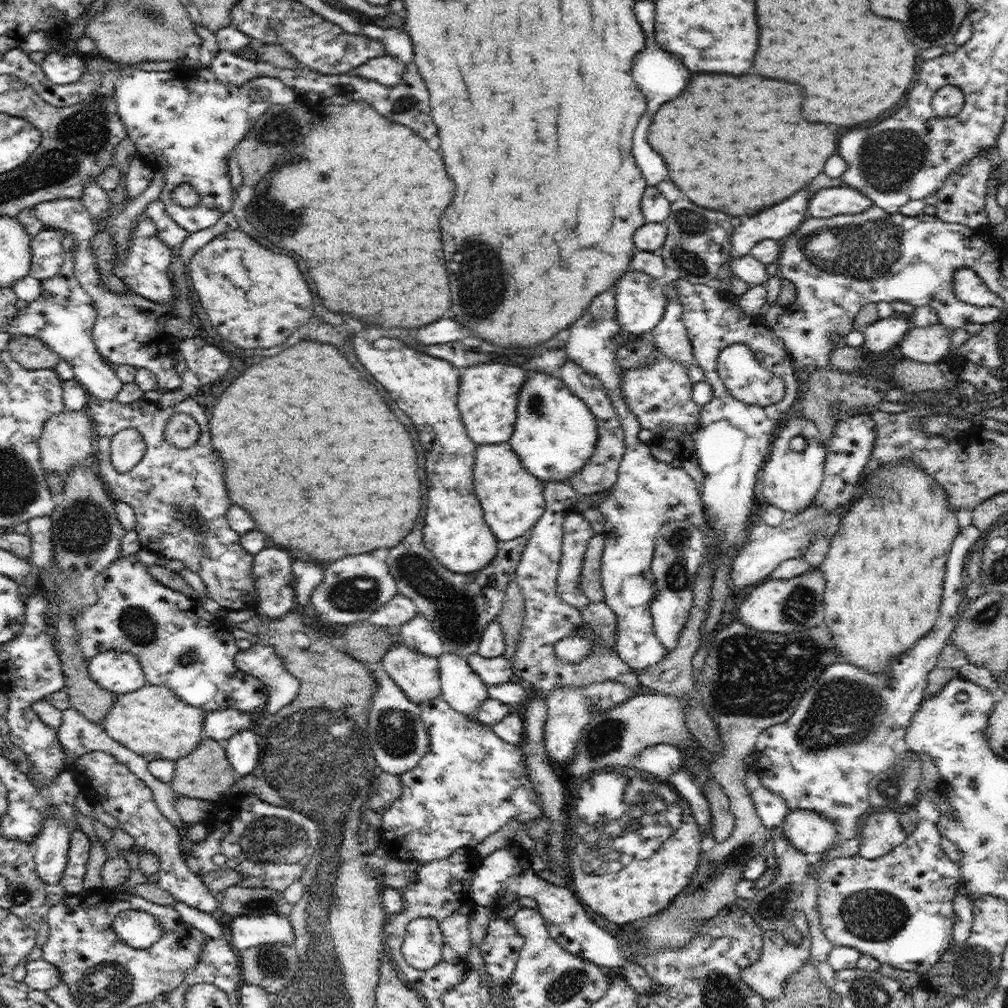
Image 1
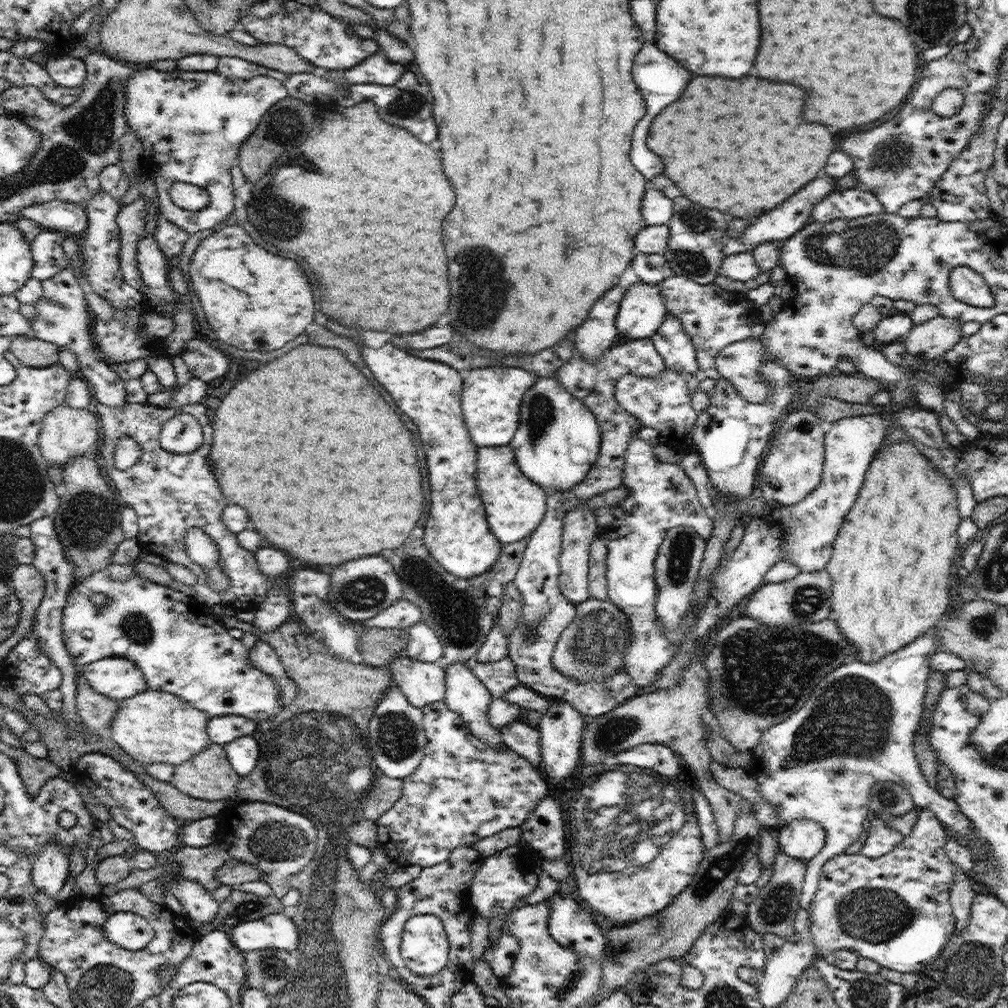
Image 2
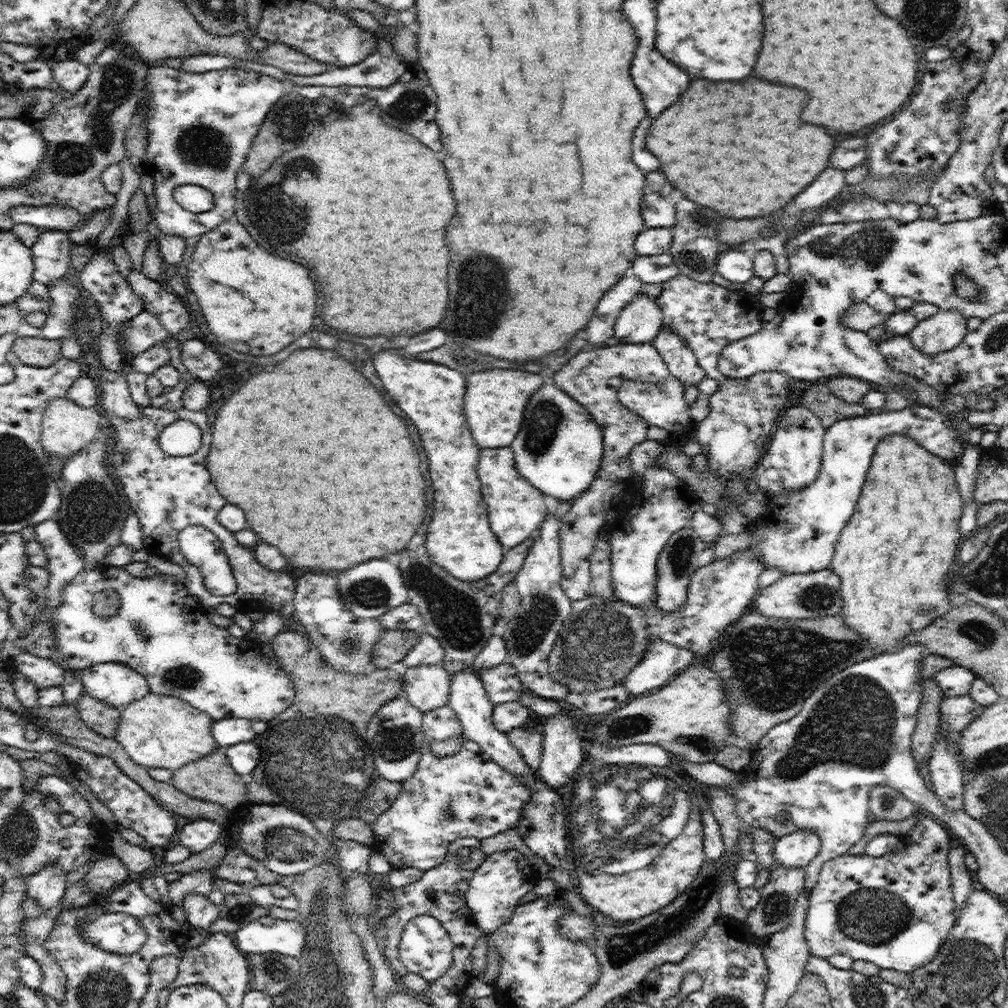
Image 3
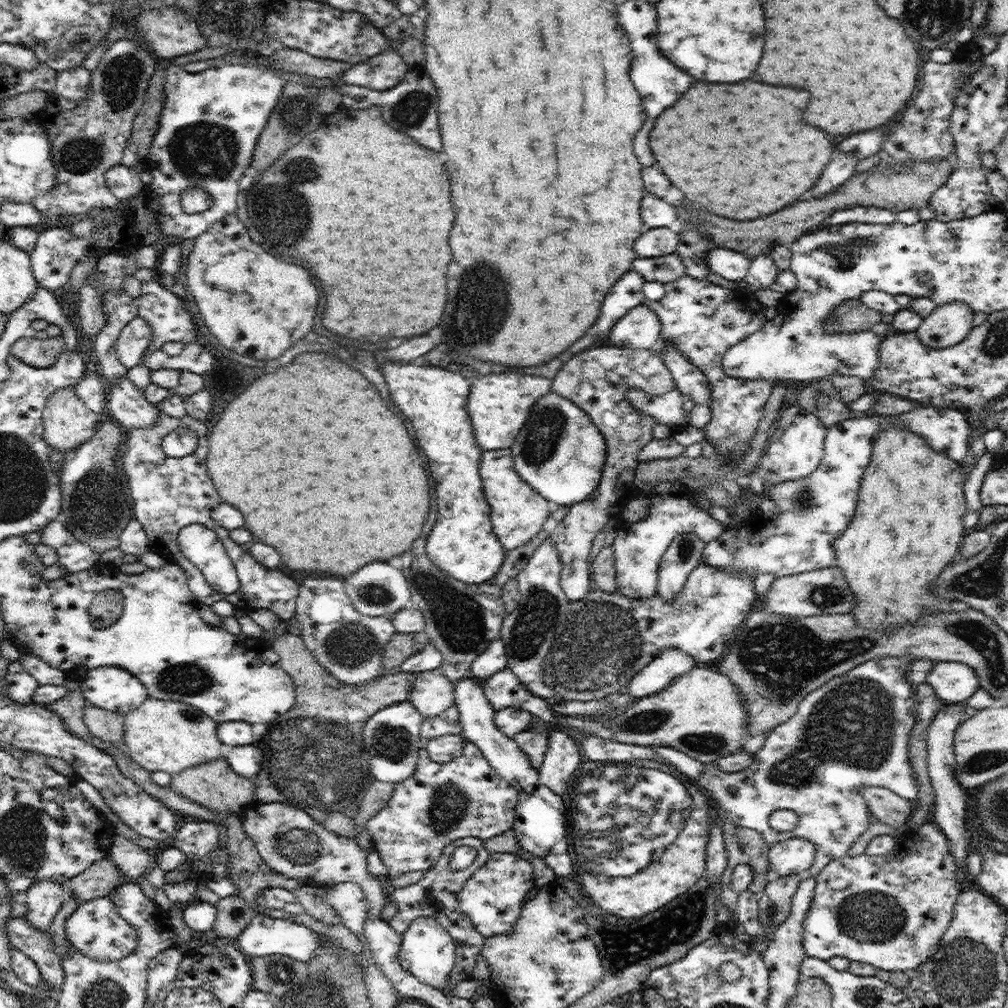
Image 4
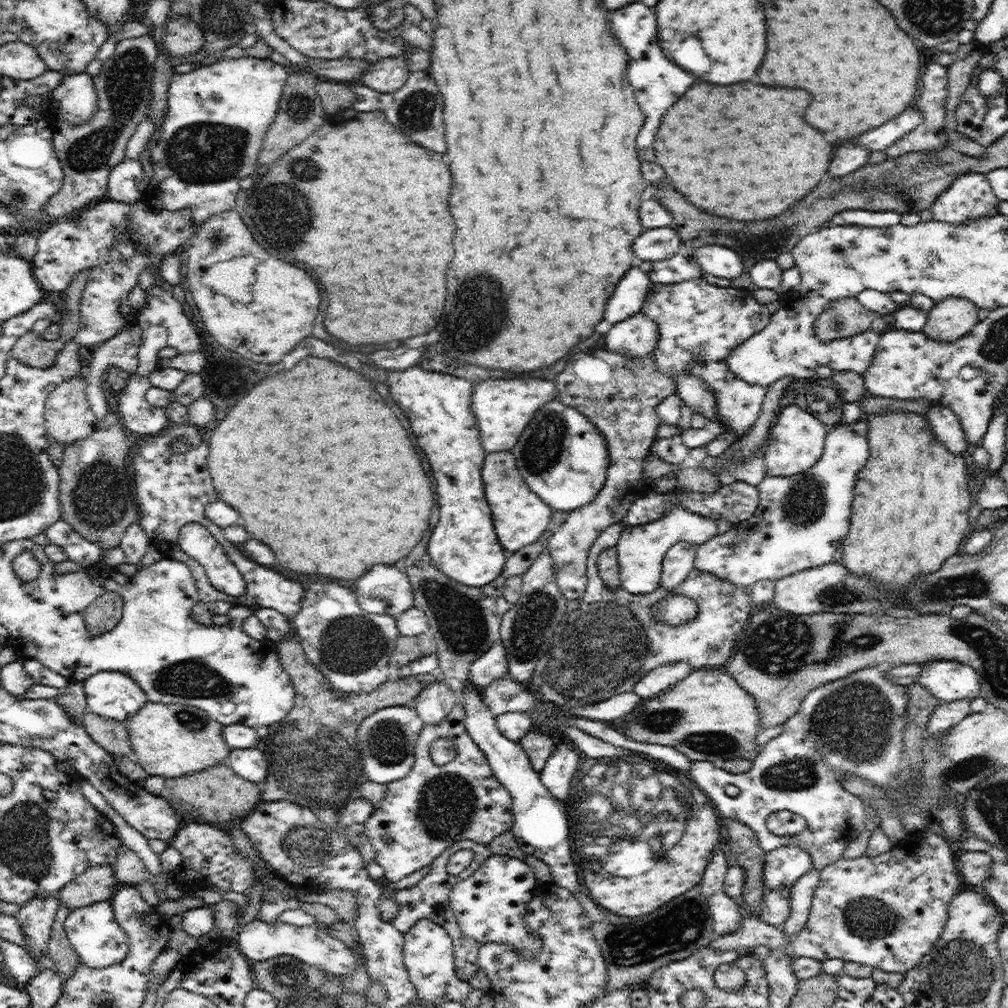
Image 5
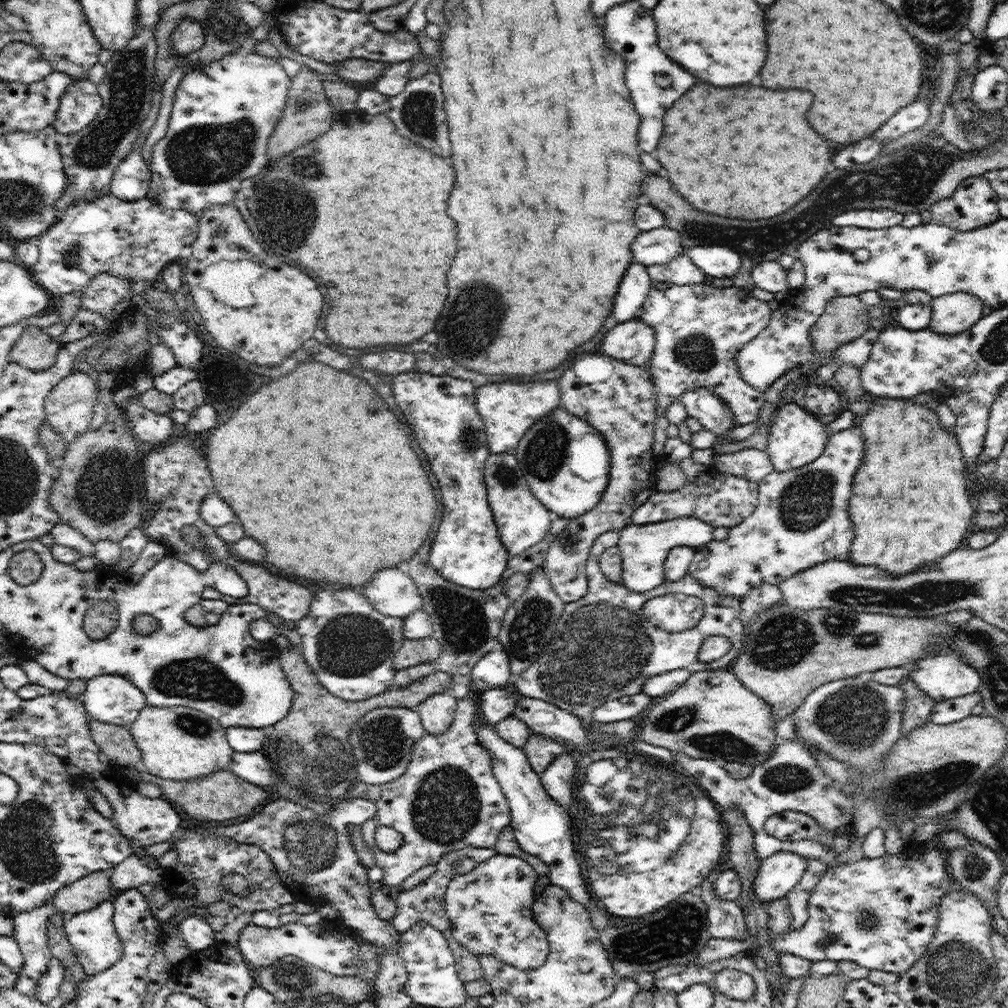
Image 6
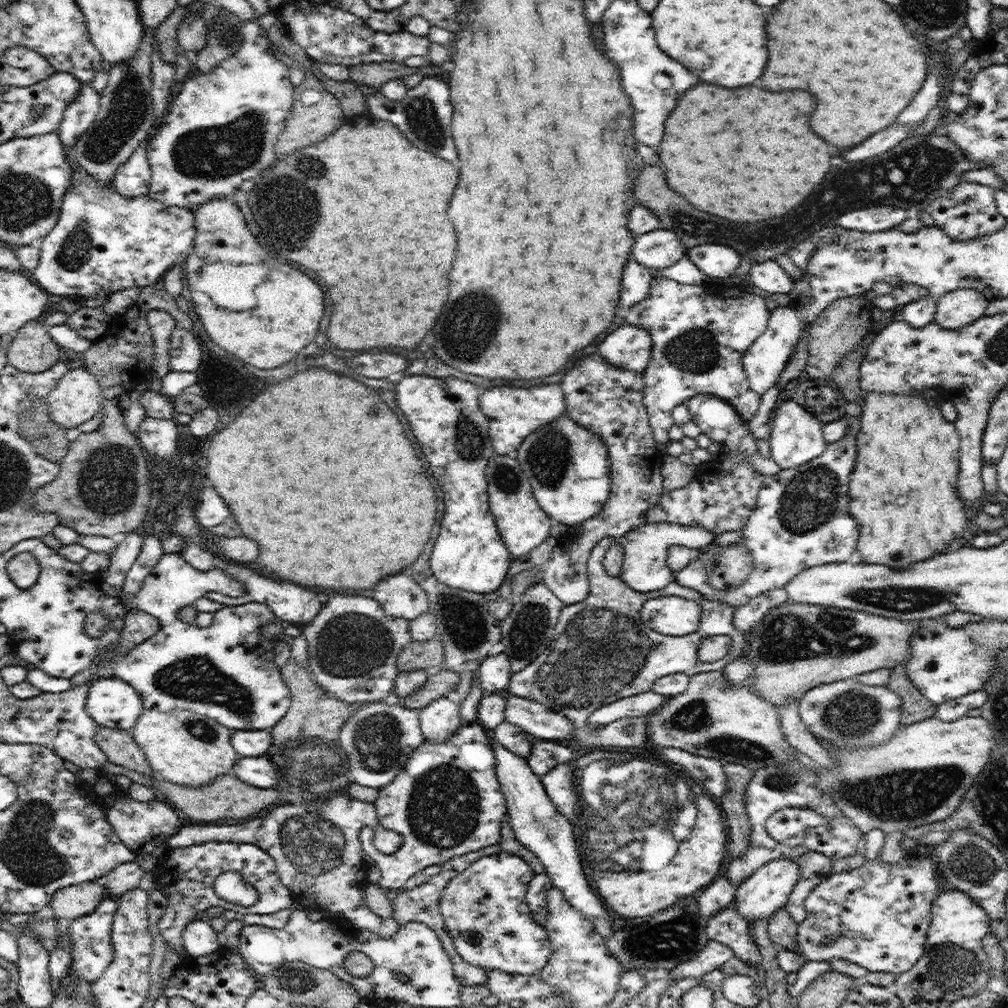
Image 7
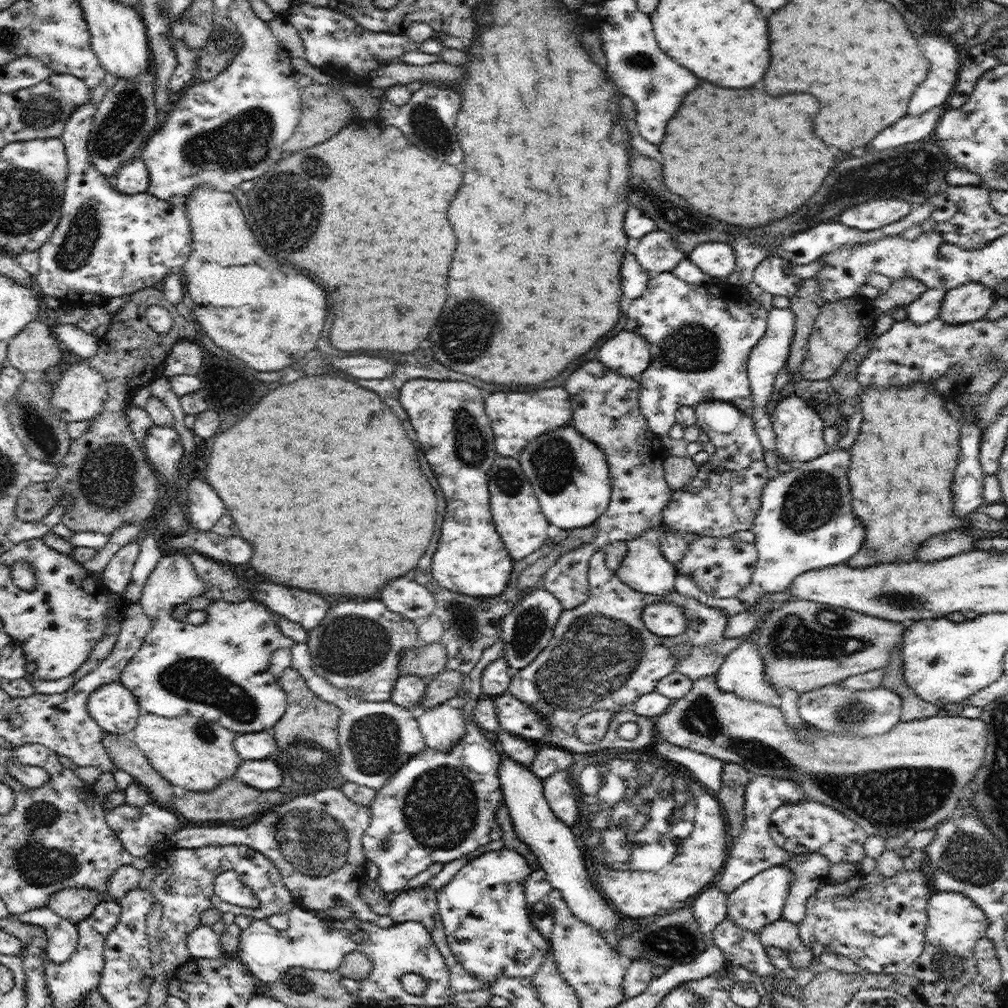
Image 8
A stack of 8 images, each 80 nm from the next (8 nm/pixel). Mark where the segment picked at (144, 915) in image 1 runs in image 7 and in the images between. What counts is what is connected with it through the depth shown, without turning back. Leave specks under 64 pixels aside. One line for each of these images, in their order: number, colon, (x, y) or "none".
2: (131, 931)
3: (118, 932)
4: (96, 928)
5: (93, 930)
6: (92, 934)
7: (92, 947)

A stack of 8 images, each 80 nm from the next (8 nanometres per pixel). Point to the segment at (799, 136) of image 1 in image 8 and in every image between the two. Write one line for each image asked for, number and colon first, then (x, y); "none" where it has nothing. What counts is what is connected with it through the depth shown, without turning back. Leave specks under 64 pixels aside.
2: (741, 145)
3: (739, 147)
4: (743, 150)
5: (744, 151)
6: (744, 152)
7: (739, 153)
8: (743, 156)

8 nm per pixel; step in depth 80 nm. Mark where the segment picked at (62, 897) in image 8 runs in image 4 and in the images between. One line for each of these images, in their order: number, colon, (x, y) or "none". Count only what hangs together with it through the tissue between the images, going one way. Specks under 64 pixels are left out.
4: (101, 879)
5: (99, 883)
6: (88, 892)
7: (70, 902)

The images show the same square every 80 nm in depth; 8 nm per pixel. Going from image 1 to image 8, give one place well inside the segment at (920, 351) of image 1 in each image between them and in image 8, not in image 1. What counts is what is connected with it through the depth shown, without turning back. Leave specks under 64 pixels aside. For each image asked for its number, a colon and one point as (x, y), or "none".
2: (929, 340)
3: (943, 331)
4: (949, 324)
5: (952, 318)
6: (951, 314)
7: (961, 307)
8: (970, 302)

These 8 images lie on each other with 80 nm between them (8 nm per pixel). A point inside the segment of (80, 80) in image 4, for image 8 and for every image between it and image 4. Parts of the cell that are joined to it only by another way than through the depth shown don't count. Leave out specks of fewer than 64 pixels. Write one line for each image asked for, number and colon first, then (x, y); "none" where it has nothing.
5: (75, 100)
6: (79, 105)
7: (79, 115)
8: (107, 244)

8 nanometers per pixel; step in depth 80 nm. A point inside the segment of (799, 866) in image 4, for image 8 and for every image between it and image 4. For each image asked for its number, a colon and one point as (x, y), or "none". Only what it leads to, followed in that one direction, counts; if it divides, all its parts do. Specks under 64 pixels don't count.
5: (784, 866)
6: (778, 874)
7: (757, 898)
8: (757, 903)

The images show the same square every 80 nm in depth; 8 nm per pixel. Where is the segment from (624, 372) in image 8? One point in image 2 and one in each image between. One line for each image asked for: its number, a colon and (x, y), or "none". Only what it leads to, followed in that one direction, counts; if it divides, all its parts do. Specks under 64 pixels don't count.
2: (642, 311)
3: (640, 321)
4: (639, 328)
5: (637, 336)
6: (633, 341)
7: (629, 347)

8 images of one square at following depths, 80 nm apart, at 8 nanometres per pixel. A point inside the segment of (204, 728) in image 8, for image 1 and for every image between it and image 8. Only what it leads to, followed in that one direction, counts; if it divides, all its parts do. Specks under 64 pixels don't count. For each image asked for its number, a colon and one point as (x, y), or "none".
1: (154, 722)
2: (155, 726)
3: (157, 731)
4: (166, 735)
5: (171, 740)
6: (178, 743)
7: (183, 747)

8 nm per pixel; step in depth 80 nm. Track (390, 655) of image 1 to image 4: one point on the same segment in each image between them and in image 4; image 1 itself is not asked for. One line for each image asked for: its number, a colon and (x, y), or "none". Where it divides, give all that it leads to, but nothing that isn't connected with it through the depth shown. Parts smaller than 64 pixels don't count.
2: (422, 682)
3: (427, 687)
4: (432, 694)

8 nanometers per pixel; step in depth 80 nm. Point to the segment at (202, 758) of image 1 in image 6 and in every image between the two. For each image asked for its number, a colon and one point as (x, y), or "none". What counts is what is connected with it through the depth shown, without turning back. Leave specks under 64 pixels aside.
2: (209, 775)
3: (212, 779)
4: (214, 784)
5: (218, 794)
6: (220, 796)

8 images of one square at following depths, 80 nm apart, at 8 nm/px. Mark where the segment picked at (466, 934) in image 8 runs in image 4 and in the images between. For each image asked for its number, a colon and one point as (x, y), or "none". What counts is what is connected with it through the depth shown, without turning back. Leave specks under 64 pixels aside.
4: (492, 898)
5: (491, 904)
6: (490, 908)
7: (487, 917)

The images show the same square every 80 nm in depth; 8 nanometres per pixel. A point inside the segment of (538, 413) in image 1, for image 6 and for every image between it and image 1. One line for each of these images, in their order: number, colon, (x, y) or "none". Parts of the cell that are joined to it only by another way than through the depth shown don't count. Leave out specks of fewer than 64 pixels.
2: (558, 439)
3: (559, 448)
4: (560, 452)
5: (562, 456)
6: (566, 462)

